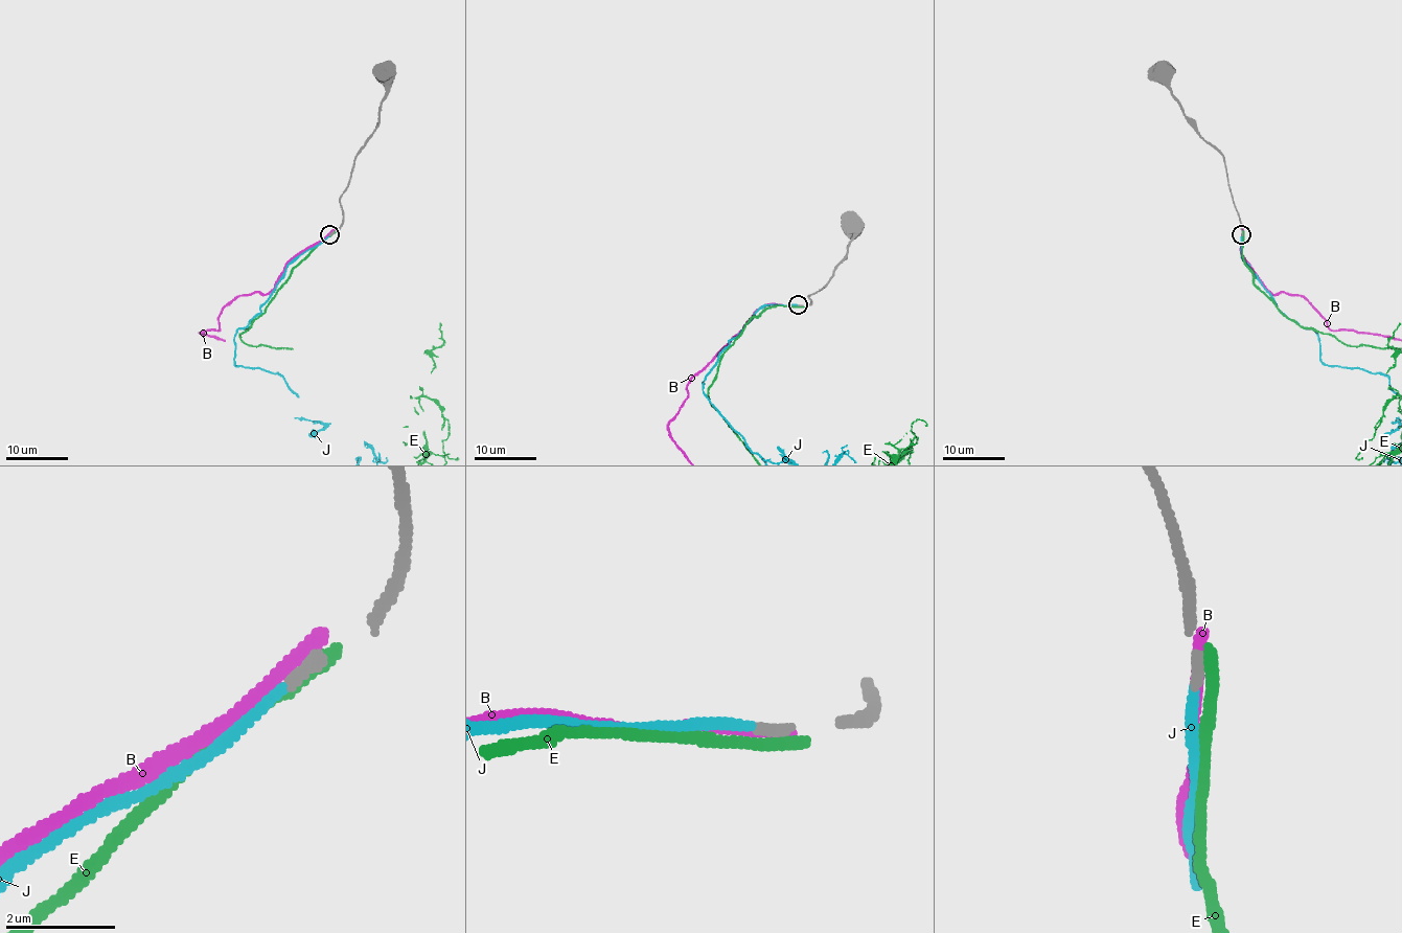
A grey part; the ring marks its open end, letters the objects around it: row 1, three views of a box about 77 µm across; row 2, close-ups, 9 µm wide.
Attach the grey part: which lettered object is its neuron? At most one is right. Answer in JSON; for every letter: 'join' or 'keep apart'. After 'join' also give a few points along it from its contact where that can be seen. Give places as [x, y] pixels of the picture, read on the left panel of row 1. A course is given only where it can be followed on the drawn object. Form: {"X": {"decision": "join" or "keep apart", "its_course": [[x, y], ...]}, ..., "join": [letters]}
{"B": {"decision": "keep apart"}, "E": {"decision": "keep apart"}, "J": {"decision": "join"}, "join": ["J"]}

